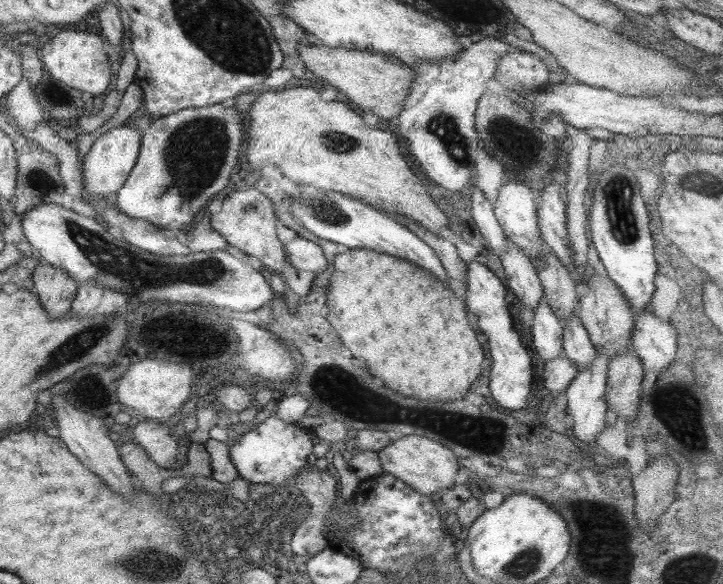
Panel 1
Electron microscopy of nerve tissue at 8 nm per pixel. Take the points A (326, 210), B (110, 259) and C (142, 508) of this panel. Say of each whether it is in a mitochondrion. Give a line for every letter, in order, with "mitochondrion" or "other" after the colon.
A: mitochondrion
B: mitochondrion
C: other

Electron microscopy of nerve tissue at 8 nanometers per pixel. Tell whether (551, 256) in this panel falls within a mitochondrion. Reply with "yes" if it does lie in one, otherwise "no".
no

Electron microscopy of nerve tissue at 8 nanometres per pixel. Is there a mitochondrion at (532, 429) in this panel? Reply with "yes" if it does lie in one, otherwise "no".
no

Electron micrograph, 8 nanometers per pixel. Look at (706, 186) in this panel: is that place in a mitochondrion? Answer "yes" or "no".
yes

